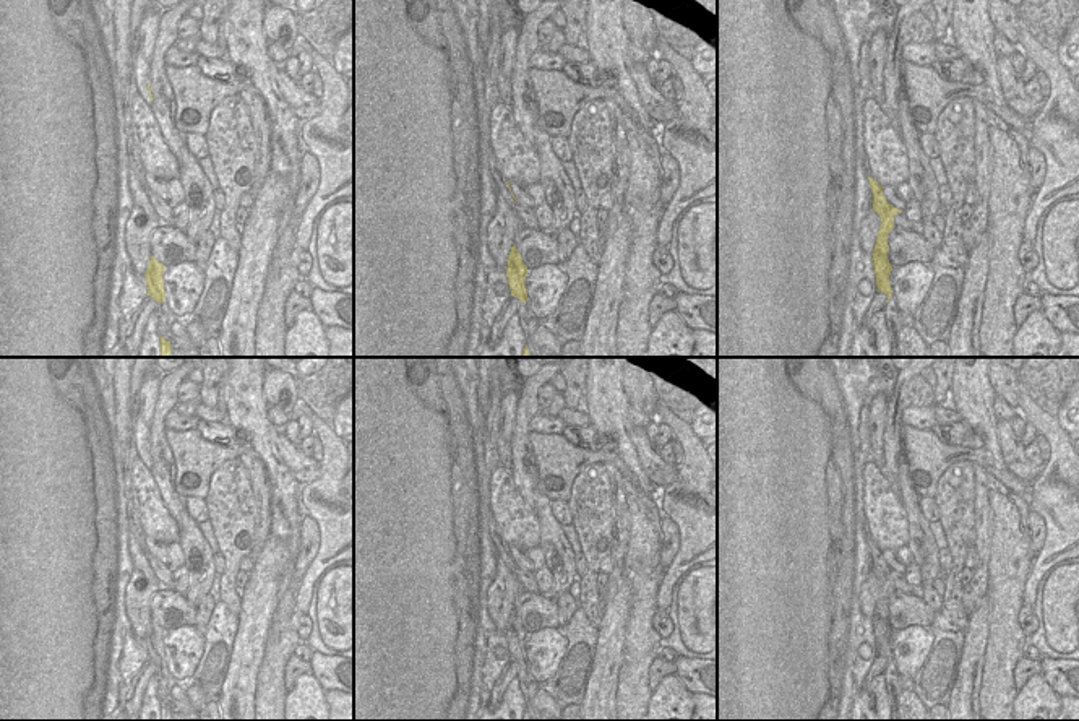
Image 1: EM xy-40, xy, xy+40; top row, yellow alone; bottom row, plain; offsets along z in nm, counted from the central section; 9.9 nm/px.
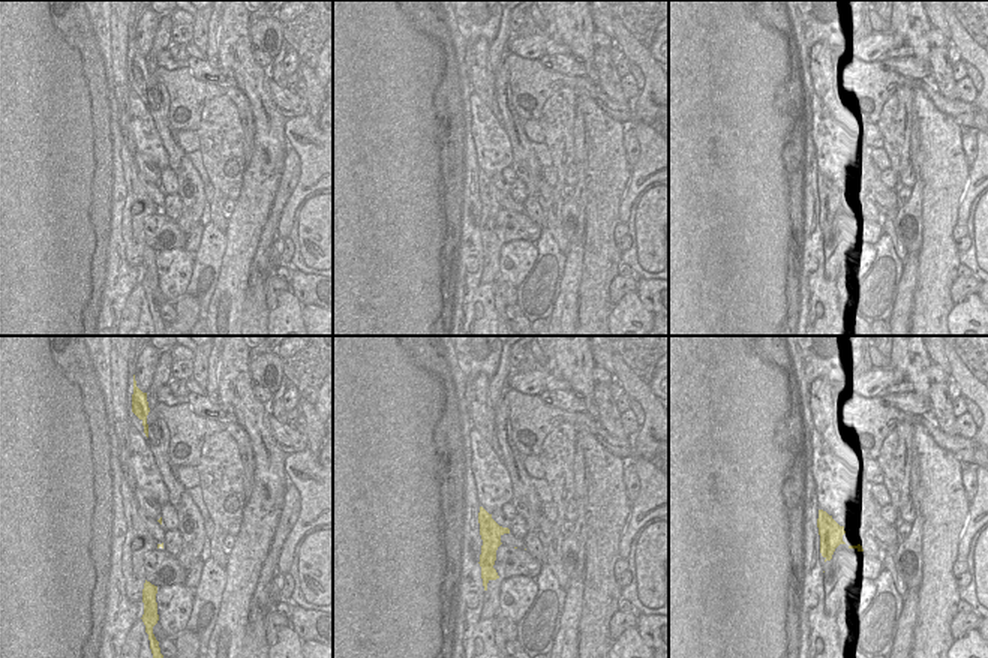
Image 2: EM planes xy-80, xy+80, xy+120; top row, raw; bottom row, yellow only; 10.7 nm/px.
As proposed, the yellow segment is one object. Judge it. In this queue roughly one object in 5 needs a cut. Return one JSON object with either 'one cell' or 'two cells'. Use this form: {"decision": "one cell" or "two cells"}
{"decision": "two cells"}

